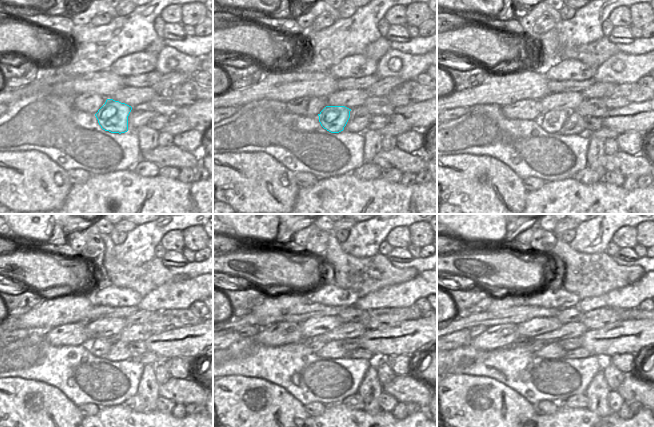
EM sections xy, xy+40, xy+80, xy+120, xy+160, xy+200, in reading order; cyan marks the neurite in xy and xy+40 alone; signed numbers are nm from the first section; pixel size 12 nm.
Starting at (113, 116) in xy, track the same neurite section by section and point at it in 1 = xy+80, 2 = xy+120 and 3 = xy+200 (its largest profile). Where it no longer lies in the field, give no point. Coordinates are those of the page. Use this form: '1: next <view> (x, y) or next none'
1: next xy+80 (553, 120)
2: next xy+120 (102, 345)
3: next xy+200 (535, 347)

